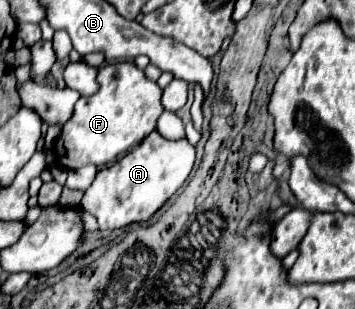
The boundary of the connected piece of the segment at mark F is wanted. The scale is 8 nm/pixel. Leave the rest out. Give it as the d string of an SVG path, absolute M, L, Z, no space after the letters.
M134 62L106 64L98 72L100 90L90 98L80 98L74 106L74 114L64 124L60 138L56 140L56 162L68 170L82 168L86 164L102 166L118 160L130 148L140 144L152 130L162 108L162 88L154 80L146 80L146 74L138 70Z

